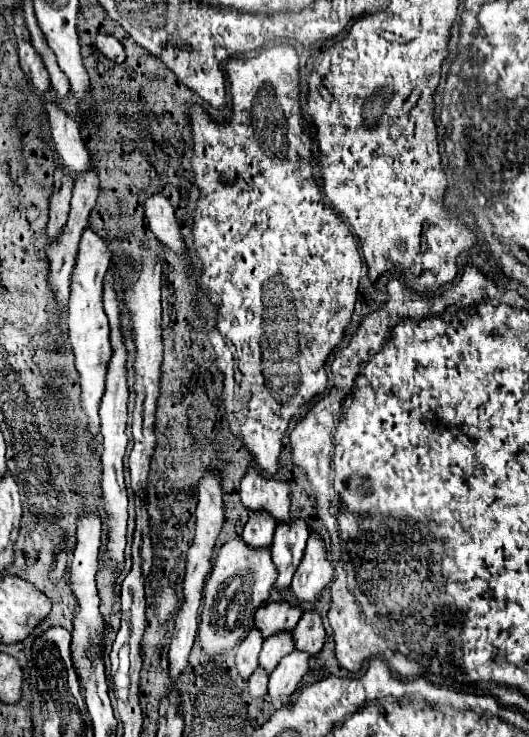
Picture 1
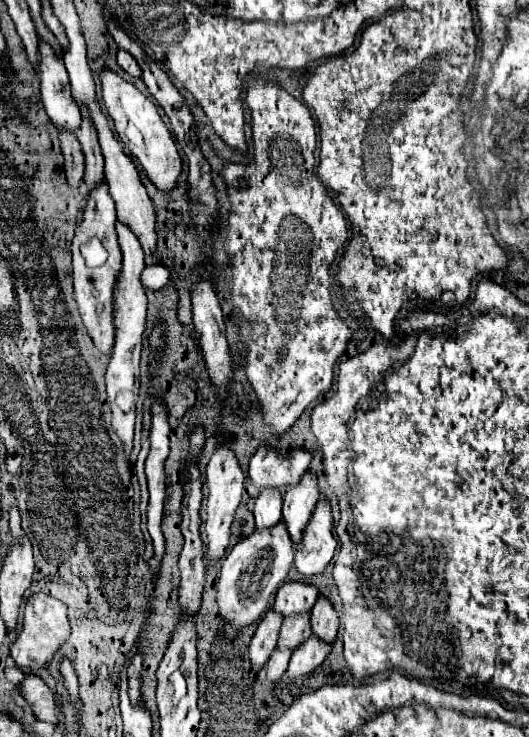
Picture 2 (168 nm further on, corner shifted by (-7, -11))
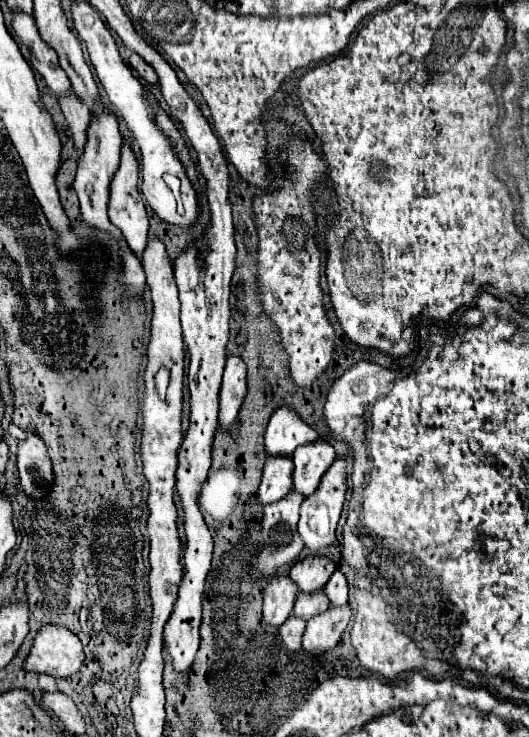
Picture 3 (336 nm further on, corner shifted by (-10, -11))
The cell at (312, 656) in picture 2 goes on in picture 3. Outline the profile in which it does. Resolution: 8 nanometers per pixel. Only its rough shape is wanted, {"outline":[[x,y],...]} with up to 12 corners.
{"outline":[[349,603],[309,619],[303,651],[335,647],[349,619]]}

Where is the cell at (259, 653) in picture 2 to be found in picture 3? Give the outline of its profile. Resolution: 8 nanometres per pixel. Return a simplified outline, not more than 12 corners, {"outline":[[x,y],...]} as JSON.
{"outline":[[287,575],[269,579],[263,619],[279,627],[291,615],[295,583]]}

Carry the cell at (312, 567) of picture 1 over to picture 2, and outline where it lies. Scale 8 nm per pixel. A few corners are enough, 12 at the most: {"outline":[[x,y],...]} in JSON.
{"outline":[[322,497],[296,547],[294,565],[320,575],[336,553],[332,513]]}

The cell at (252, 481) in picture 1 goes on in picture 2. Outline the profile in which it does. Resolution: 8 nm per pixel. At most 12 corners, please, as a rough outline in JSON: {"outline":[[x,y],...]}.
{"outline":[[258,447],[248,477],[258,489],[300,483],[310,467],[308,451],[280,459],[276,451]]}

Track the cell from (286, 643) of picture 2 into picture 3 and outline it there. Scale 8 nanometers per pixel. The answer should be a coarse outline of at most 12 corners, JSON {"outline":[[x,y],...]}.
{"outline":[[325,591],[297,593],[293,613],[311,619],[329,607]]}

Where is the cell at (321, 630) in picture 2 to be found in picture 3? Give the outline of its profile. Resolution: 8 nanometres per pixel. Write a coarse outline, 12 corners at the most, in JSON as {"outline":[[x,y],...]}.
{"outline":[[341,569],[331,575],[325,591],[331,605],[347,603],[347,579]]}

